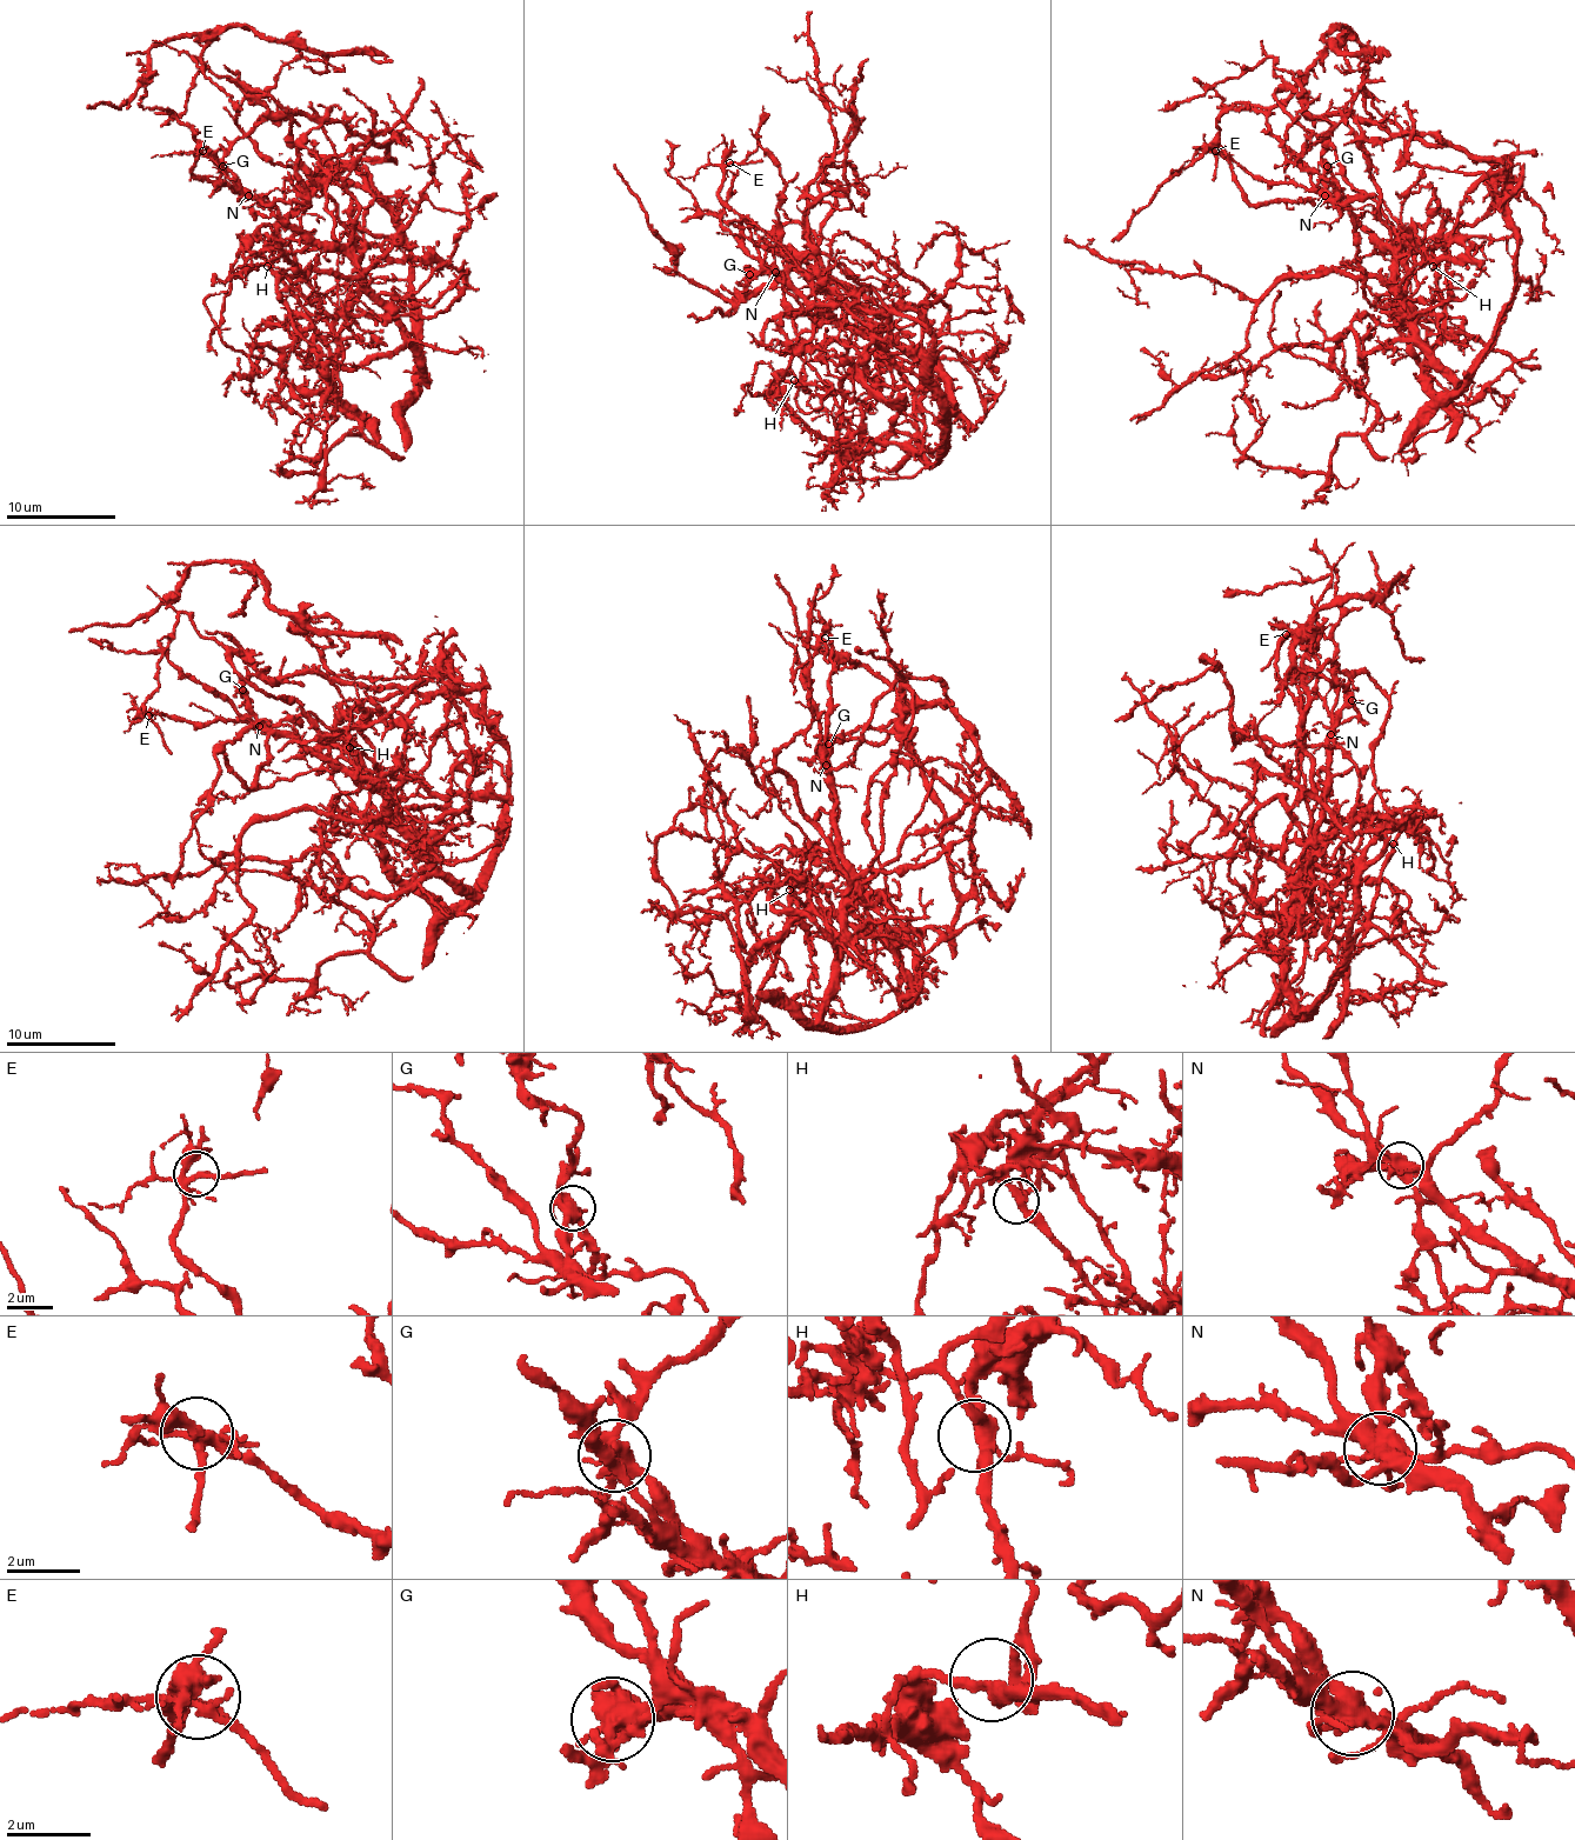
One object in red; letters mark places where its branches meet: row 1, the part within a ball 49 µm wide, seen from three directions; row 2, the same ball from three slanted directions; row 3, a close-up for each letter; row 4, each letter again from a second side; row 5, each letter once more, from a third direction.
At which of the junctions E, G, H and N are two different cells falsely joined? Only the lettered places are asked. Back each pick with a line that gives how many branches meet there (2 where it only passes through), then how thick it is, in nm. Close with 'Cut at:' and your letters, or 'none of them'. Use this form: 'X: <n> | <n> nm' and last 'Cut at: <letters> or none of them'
G: 4 | 440 nm
N: 4 | 440 nm
Cut at: G, N

